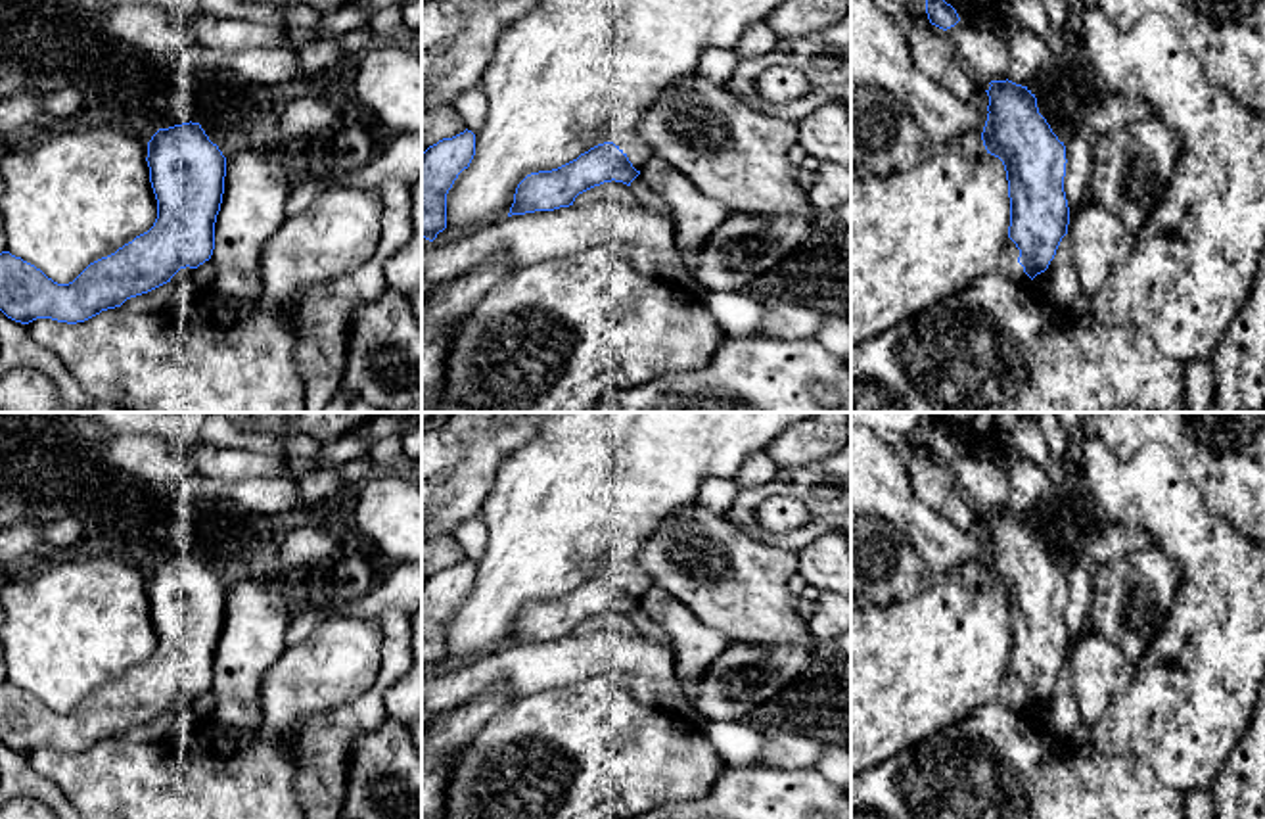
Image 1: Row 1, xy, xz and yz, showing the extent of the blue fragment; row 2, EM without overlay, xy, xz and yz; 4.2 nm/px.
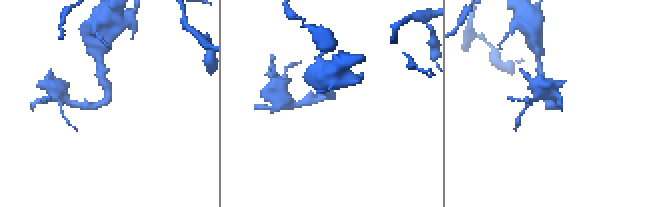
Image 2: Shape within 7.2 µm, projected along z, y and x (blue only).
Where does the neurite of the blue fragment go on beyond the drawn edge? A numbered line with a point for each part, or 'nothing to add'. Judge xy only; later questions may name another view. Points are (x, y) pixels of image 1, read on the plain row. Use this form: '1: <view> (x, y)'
nothing to add

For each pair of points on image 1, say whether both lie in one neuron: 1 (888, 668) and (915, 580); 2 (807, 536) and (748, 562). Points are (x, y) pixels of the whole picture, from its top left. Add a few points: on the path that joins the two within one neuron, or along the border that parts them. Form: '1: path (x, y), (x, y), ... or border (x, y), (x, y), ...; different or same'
1: border (932, 582), (907, 599), (886, 605), (871, 603); different
2: border (740, 528), (765, 543), (796, 553); different

